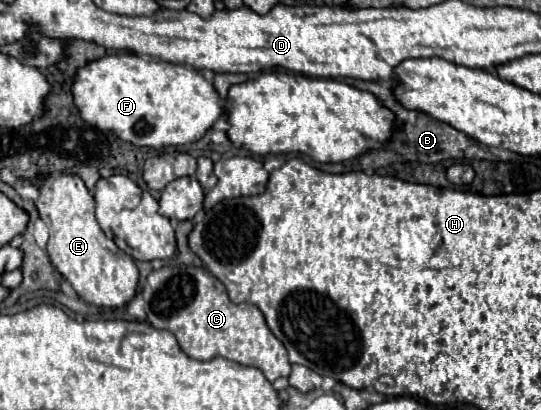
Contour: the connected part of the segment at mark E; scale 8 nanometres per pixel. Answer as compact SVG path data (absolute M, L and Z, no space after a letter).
M58 175L54 179L40 177L40 197L36 201L40 219L50 229L48 257L52 265L70 281L74 291L98 307L126 305L138 287L138 269L134 259L108 241L94 215L94 195L86 189L78 175Z

